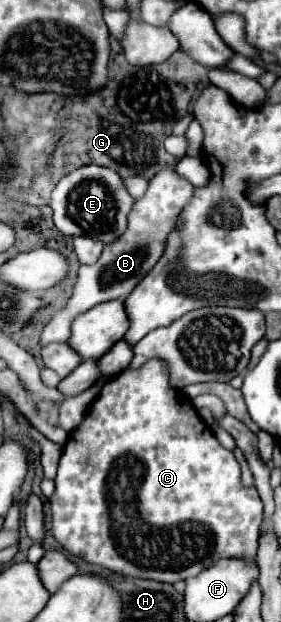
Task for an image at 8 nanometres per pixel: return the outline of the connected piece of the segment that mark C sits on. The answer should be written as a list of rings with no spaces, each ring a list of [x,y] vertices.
[[[151,359],[137,371],[123,371],[115,379],[107,381],[101,389],[99,397],[89,407],[83,423],[69,435],[69,441],[65,445],[63,457],[59,461],[59,471],[55,477],[55,493],[49,499],[51,505],[51,521],[53,521],[53,537],[73,555],[79,555],[91,563],[97,563],[101,567],[107,567],[115,573],[127,575],[127,577],[143,577],[153,579],[161,583],[177,583],[183,579],[189,579],[197,573],[201,573],[203,567],[209,567],[211,563],[225,559],[225,557],[255,557],[257,553],[257,539],[259,539],[259,527],[263,519],[263,503],[259,499],[259,493],[255,487],[245,487],[241,483],[241,471],[239,463],[233,455],[233,451],[225,449],[217,437],[213,437],[213,431],[201,421],[197,409],[191,405],[189,399],[181,397],[171,385],[169,385],[169,373],[165,367],[165,361]]]

